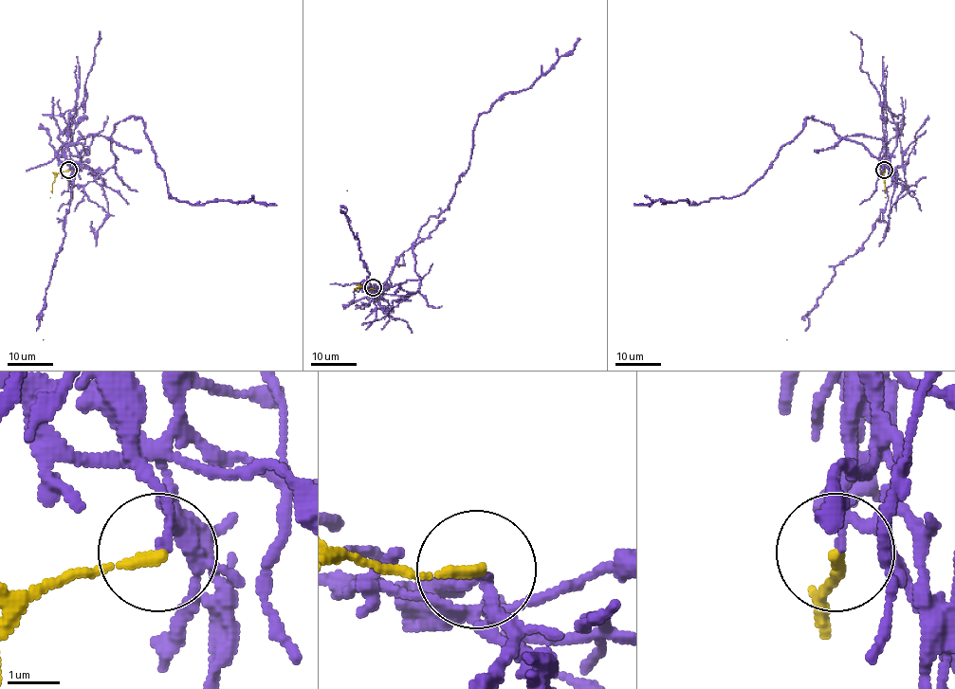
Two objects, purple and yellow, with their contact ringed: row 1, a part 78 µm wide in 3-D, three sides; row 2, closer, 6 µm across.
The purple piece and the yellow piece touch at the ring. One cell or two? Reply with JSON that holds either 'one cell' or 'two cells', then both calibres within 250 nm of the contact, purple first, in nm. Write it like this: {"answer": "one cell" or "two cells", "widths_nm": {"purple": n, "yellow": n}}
{"answer": "two cells", "widths_nm": {"purple": 110, "yellow": 190}}

